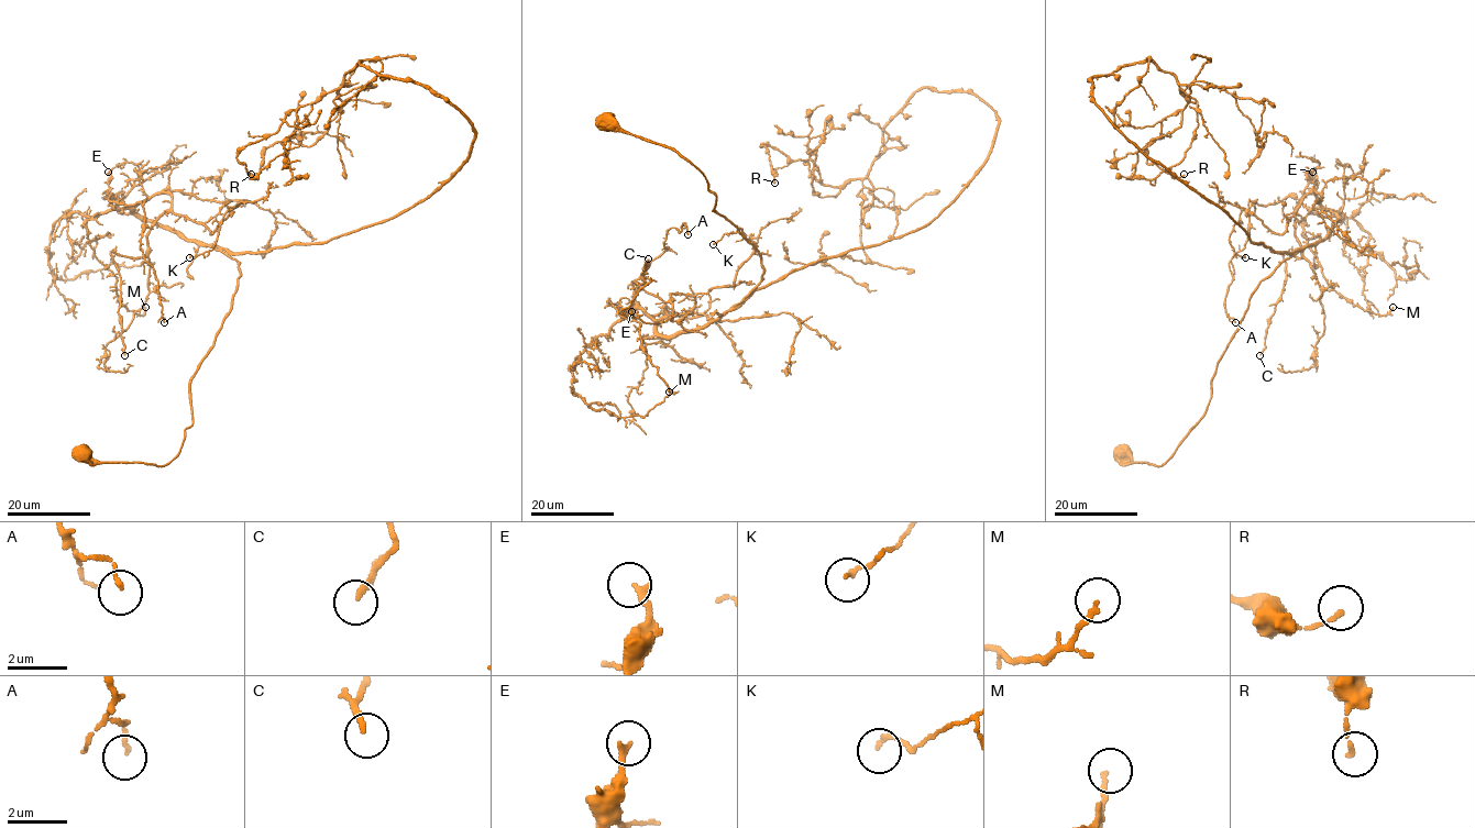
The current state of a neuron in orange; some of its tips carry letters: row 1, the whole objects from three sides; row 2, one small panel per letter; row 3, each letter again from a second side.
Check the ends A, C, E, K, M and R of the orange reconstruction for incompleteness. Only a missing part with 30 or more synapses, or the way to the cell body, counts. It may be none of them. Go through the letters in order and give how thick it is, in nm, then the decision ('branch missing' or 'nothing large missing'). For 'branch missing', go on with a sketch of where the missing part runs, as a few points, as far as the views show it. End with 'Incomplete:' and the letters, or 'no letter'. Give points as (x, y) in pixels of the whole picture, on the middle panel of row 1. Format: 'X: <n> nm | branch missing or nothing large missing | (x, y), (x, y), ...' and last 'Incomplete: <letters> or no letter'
A: 110 nm | nothing large missing
C: 190 nm | nothing large missing
E: 200 nm | nothing large missing
K: 130 nm | nothing large missing
M: 160 nm | nothing large missing
R: 150 nm | nothing large missing
Incomplete: no letter

